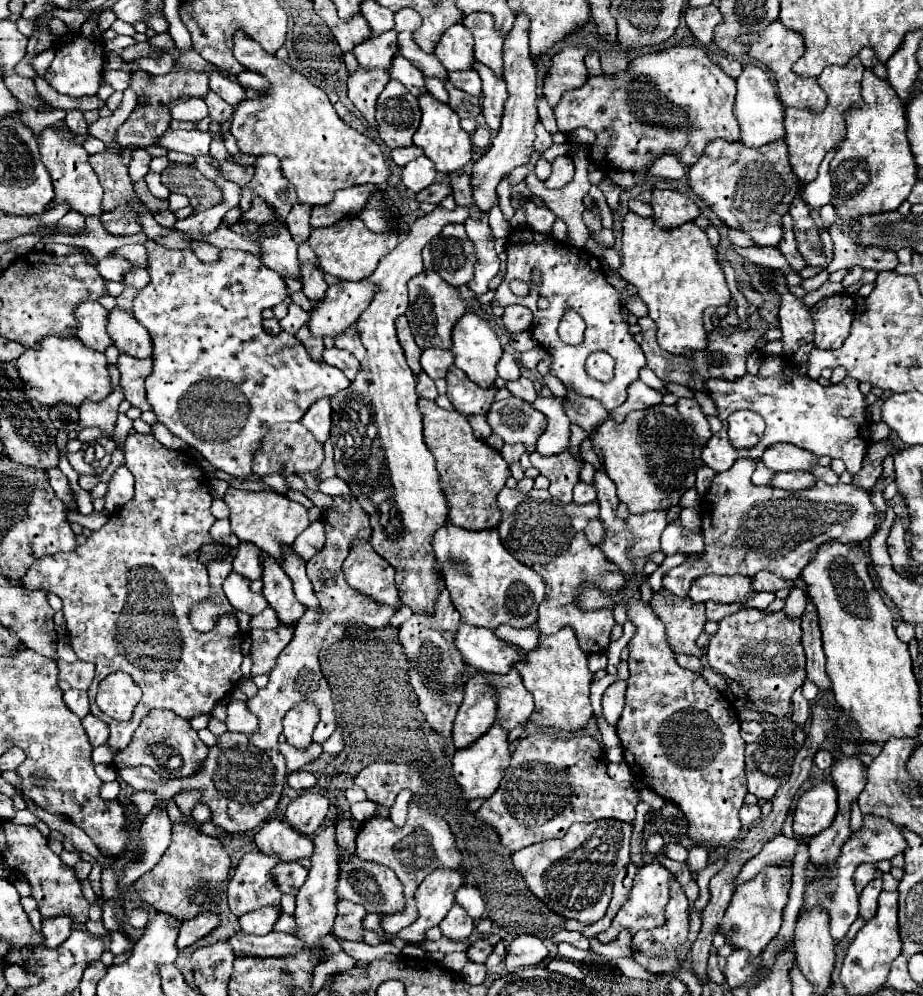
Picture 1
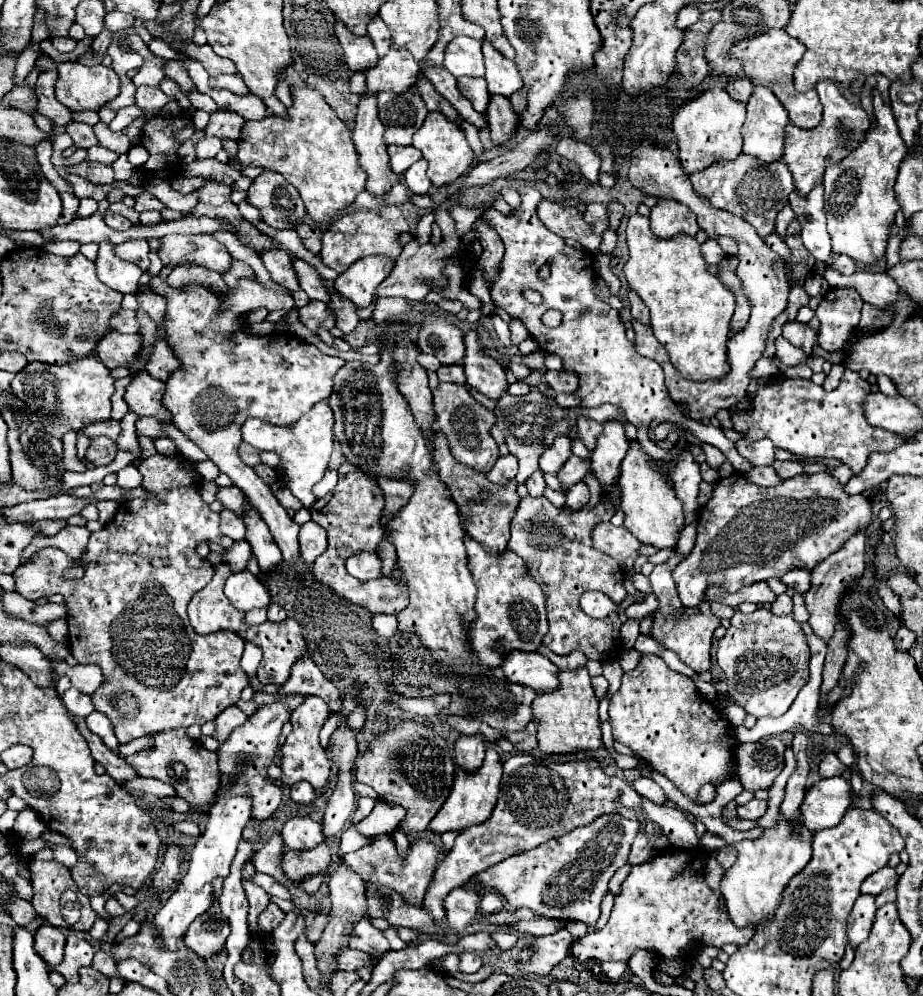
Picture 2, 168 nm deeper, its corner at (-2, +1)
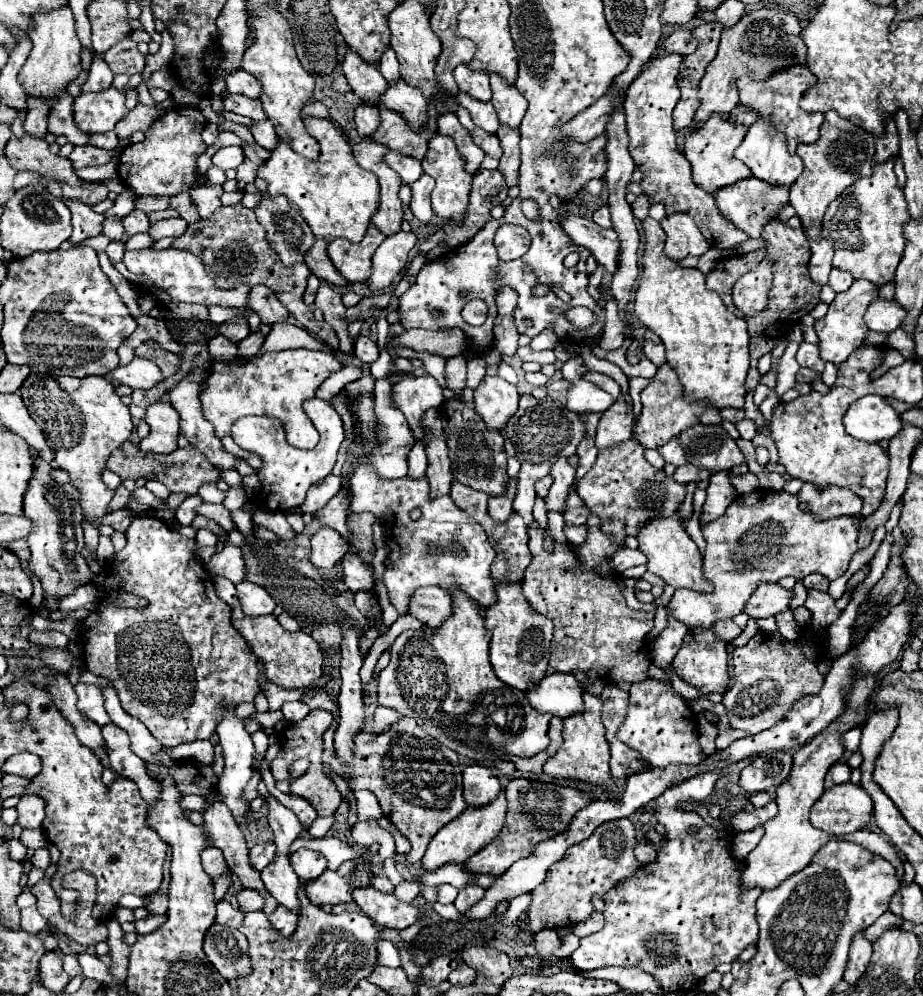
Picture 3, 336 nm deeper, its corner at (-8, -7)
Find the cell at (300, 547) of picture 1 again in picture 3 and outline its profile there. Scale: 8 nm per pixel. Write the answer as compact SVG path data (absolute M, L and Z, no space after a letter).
M320 528L312 536L312 556L310 562L318 568L334 568L342 556L348 554L348 542L336 534L332 528Z

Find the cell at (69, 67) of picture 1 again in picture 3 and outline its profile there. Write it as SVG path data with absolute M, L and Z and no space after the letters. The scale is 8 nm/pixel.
M114 86L96 94L80 94L74 100L74 122L86 134L114 130L114 126L128 114L124 94Z

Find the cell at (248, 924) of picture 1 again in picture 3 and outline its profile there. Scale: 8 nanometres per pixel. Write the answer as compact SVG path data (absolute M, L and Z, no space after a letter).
M278 906L272 916L270 916L270 922L272 926L284 934L284 936L292 936L294 930L296 930L296 922L298 922L298 914L292 914L292 910L288 912L284 906Z

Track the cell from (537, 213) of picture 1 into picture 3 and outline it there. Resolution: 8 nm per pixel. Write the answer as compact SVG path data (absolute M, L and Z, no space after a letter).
M566 216L562 220L564 230L570 234L572 242L584 246L592 252L598 264L602 264L610 274L616 272L618 254L620 254L620 238L614 230L600 228L596 222L580 218L580 216Z

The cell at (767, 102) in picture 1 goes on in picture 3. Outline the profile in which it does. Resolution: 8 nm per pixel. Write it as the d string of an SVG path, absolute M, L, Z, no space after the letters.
M758 118L758 122L754 122L750 126L750 130L746 132L744 142L738 146L738 150L734 154L736 154L736 158L740 162L744 162L752 170L752 174L756 178L760 178L760 180L764 180L764 182L768 182L772 186L782 186L782 184L788 186L788 184L796 182L796 178L804 170L802 160L796 154L792 156L788 152L786 142L784 142L784 136L780 132L776 132L776 128L772 126L772 122L766 122L762 118Z

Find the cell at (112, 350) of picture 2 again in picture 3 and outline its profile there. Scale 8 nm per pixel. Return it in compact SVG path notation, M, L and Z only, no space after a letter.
M134 358L126 366L118 366L110 372L120 384L126 384L134 390L150 390L164 380L160 368L148 358Z

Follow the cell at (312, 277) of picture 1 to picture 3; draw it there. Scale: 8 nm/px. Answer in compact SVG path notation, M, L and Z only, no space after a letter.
M356 340L356 344L354 344L354 354L358 356L358 360L360 360L364 366L370 366L372 362L378 360L380 350L378 350L378 346L376 346L372 340Z

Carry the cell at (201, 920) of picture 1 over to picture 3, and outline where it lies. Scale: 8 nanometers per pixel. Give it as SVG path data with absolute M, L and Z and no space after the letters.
M222 924L210 926L204 938L204 952L226 980L238 980L252 972L248 942L240 930Z

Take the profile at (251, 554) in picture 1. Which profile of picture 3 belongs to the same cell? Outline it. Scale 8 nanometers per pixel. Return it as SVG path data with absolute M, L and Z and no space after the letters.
M226 544L220 552L216 552L212 556L212 560L206 564L208 572L224 576L228 580L232 580L234 584L242 582L246 572L244 572L244 560L242 560L242 550L234 544Z

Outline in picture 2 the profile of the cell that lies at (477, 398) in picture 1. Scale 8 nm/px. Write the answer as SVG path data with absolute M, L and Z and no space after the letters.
M452 382L440 384L440 388L434 392L434 410L438 416L438 428L442 428L442 432L446 434L454 458L466 466L474 466L474 470L488 472L498 458L498 444L488 432L494 426L496 418L488 408L472 398L470 386Z

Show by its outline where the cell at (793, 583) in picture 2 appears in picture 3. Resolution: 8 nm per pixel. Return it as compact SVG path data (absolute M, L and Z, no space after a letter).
M808 574L802 582L804 582L806 588L814 588L814 590L820 590L820 592L826 592L828 590L828 584L830 584L830 580L826 580L820 574Z

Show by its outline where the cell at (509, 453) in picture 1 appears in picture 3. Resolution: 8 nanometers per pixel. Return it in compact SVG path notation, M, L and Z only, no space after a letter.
M516 478L510 480L506 494L488 500L488 514L490 514L496 522L506 522L506 520L510 518L510 514L512 514L512 500L514 500L514 494L516 494Z

